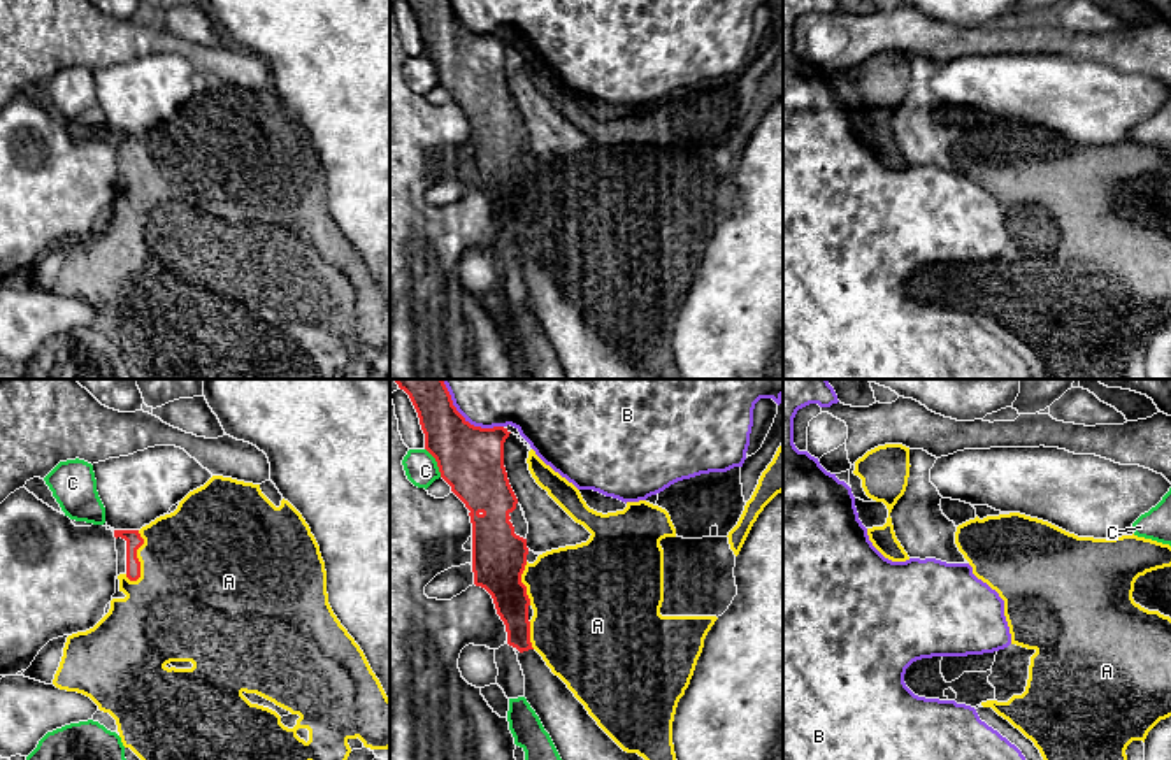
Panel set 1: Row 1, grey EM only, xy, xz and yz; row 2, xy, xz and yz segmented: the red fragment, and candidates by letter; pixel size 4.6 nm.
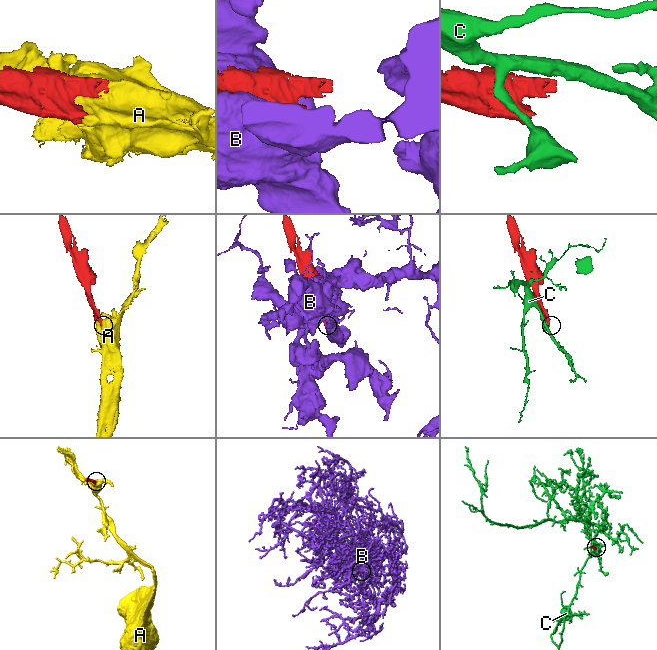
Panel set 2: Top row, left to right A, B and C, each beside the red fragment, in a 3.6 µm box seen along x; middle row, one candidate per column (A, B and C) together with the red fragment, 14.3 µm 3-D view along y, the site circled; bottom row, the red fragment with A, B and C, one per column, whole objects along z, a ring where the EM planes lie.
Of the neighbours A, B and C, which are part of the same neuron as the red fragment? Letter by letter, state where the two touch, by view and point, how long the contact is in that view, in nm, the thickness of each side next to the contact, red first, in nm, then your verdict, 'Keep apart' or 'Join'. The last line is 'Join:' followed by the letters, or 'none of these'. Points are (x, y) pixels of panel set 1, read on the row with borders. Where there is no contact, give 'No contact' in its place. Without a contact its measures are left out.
A: Touches red at xy (137, 559). Shared border 240 nm. Thickness 80 nm (red) against 480 nm. Join
B: Touches red at xz (464, 418). Shared border 360 nm. Thickness 300 nm (red) against 440 nm. Keep apart
C: Touches red at xz (436, 460). Shared border 150 nm. Thickness 300 nm (red) against 150 nm. Keep apart
Join: A

